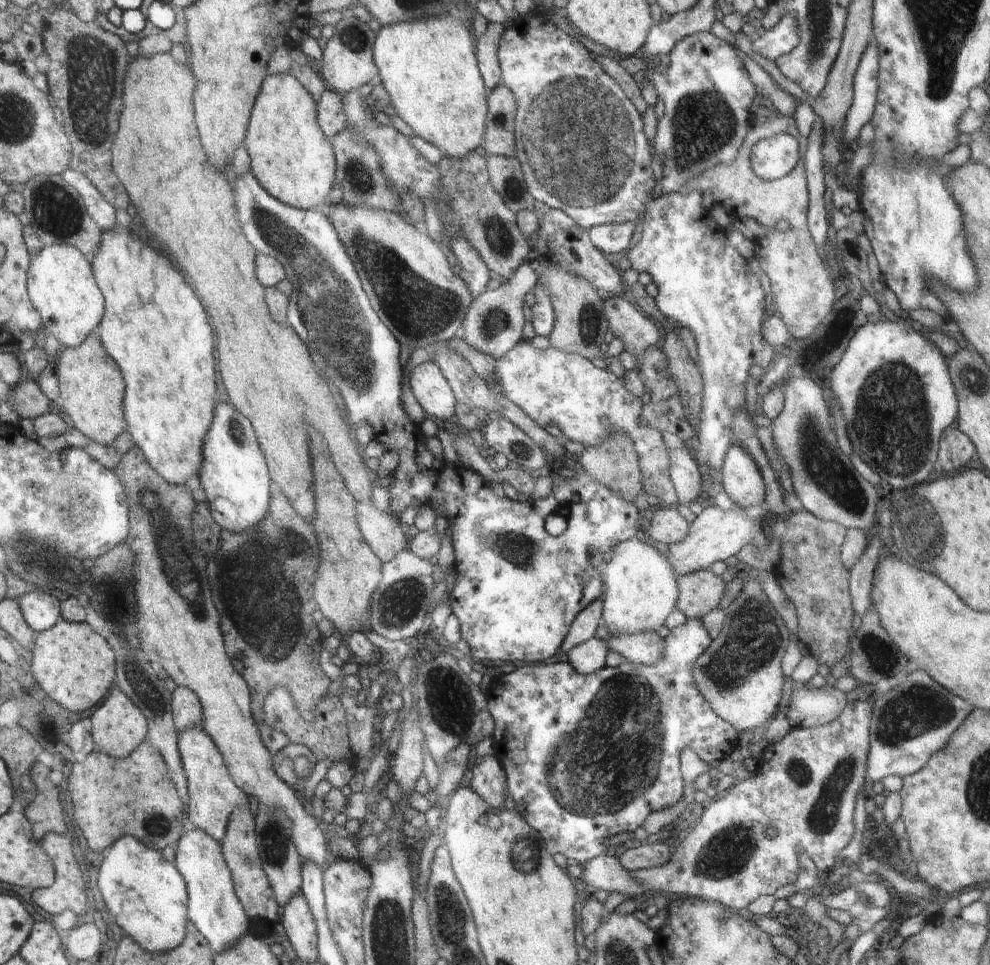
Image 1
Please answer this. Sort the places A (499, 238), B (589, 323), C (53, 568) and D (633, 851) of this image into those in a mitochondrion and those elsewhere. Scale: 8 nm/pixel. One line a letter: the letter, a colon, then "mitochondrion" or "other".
A: mitochondrion
B: mitochondrion
C: mitochondrion
D: other

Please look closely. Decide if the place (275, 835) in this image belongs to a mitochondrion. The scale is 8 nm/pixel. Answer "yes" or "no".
yes

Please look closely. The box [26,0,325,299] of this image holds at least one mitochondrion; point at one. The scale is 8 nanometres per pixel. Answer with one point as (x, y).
(91, 65)

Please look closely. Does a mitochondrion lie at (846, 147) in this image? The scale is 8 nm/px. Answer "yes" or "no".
no

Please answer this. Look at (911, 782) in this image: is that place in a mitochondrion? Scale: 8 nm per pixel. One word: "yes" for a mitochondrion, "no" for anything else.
no

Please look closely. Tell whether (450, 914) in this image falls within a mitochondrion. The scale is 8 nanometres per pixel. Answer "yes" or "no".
yes

